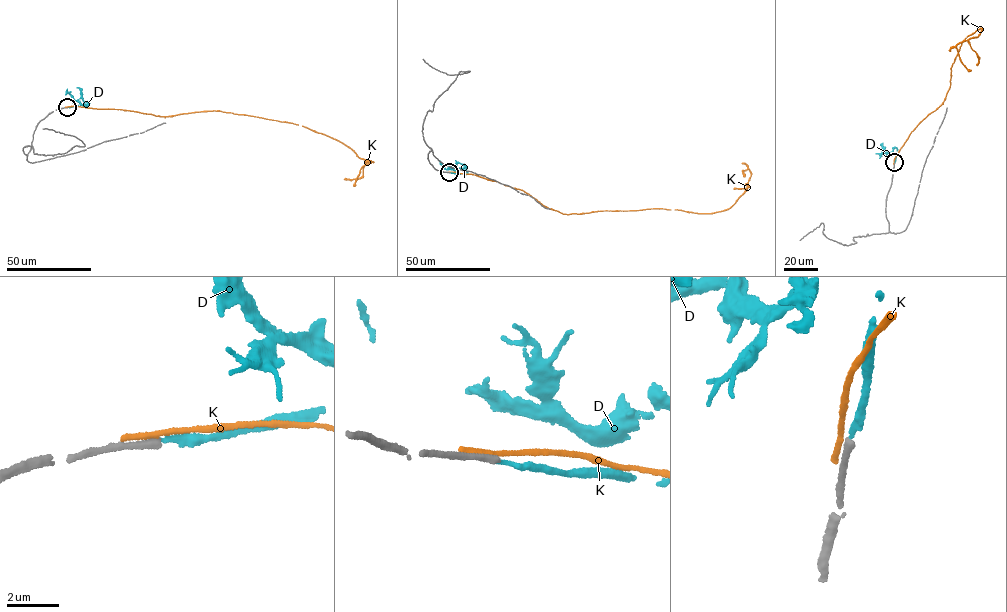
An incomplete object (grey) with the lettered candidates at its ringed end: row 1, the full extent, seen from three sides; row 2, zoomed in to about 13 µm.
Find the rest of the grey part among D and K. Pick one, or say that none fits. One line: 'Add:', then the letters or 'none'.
Add: D

